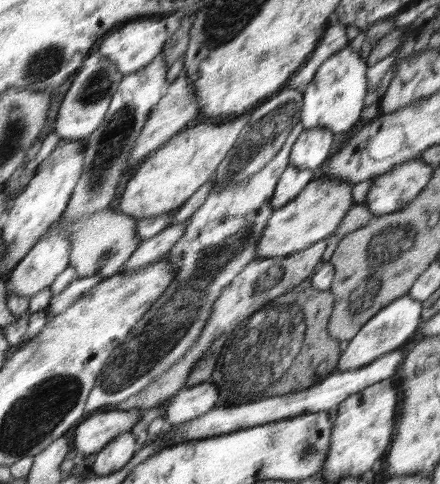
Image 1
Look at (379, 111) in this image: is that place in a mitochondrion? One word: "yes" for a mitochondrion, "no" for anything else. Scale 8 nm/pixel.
no

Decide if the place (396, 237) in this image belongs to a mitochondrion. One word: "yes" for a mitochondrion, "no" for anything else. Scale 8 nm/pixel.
yes

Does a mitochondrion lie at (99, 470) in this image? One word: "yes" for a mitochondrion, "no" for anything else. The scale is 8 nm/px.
no

